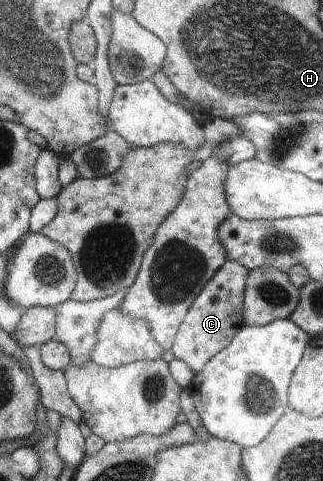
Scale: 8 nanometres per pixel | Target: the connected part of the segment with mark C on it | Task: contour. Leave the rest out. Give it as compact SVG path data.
M227 260L205 284L179 325L172 347L173 355L185 361L194 375L199 373L214 355L225 349L229 342L233 341L233 336L244 326L244 289L249 272L250 269L241 262Z

